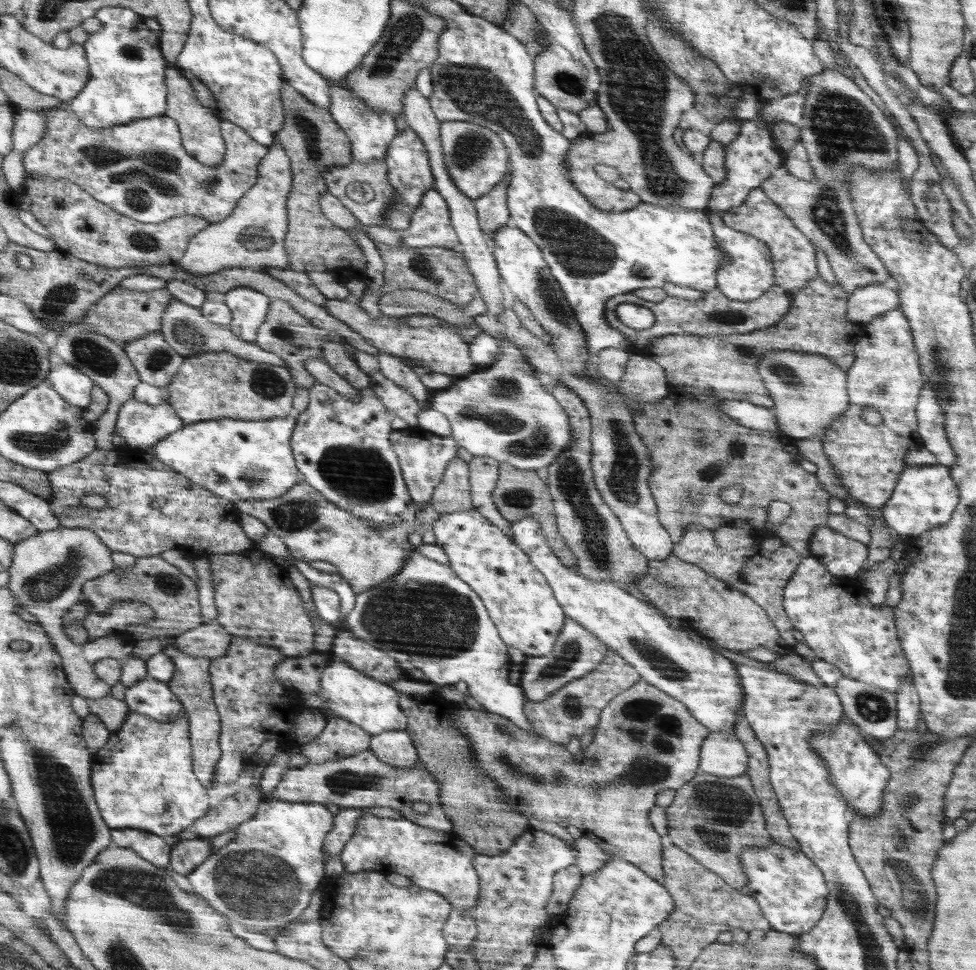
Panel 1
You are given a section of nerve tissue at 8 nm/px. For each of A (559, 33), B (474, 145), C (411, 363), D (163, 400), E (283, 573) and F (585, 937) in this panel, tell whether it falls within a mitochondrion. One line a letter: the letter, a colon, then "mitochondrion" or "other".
A: other
B: mitochondrion
C: other
D: other
E: other
F: other

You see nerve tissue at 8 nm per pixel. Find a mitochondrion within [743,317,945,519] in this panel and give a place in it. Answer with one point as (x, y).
(789, 378)

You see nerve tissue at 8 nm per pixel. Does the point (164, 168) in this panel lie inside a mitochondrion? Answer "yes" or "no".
yes

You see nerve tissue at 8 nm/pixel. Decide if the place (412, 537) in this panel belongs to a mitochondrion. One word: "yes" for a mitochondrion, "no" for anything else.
no

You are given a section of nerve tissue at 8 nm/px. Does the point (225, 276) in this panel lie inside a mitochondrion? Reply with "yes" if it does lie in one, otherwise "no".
no

